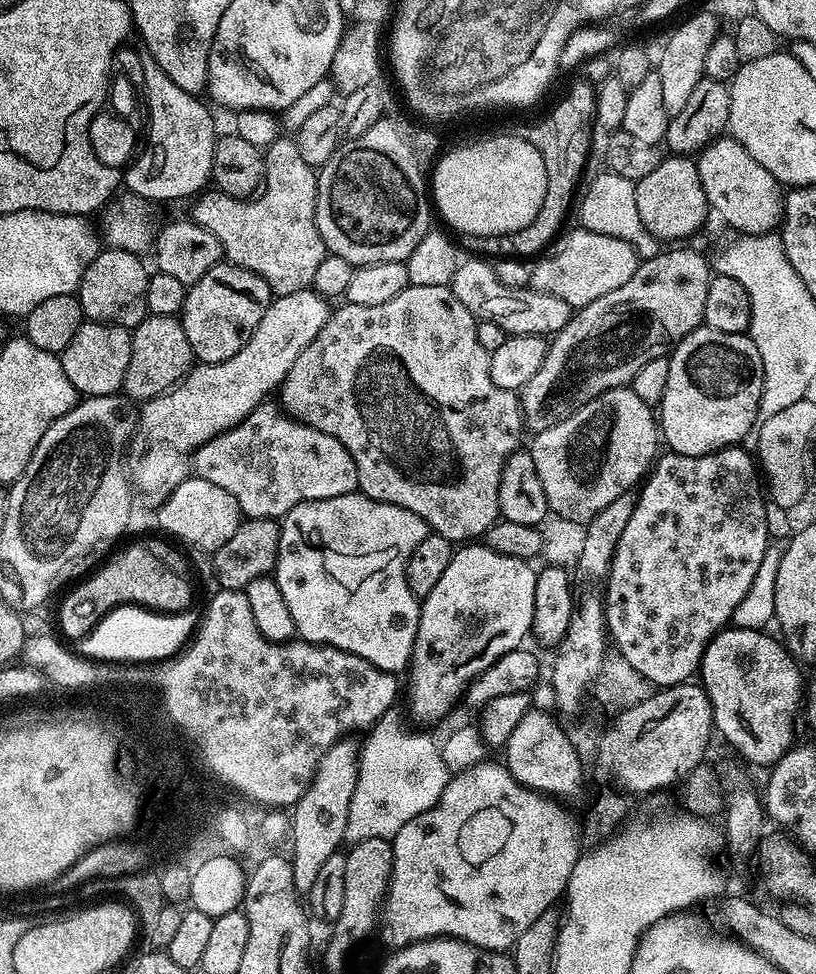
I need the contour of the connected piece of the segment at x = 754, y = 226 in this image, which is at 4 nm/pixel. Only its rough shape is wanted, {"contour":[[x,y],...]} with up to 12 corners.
{"contour":[[738,141],[695,157],[709,209],[737,233],[781,227],[785,197]]}

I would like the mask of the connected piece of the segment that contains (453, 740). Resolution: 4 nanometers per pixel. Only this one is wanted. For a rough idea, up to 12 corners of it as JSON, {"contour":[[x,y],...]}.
{"contour":[[393,706],[360,748],[347,835],[391,841],[485,759],[479,727],[444,756]]}

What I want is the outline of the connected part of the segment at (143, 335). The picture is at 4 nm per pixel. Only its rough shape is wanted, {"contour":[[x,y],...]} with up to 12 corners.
{"contour":[[145,316],[131,329],[123,395],[152,400],[194,364],[183,323]]}

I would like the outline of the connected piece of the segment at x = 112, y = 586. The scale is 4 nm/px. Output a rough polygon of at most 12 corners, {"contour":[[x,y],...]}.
{"contour":[[151,547],[116,552],[60,604],[72,642],[108,612],[191,609],[188,576]]}

